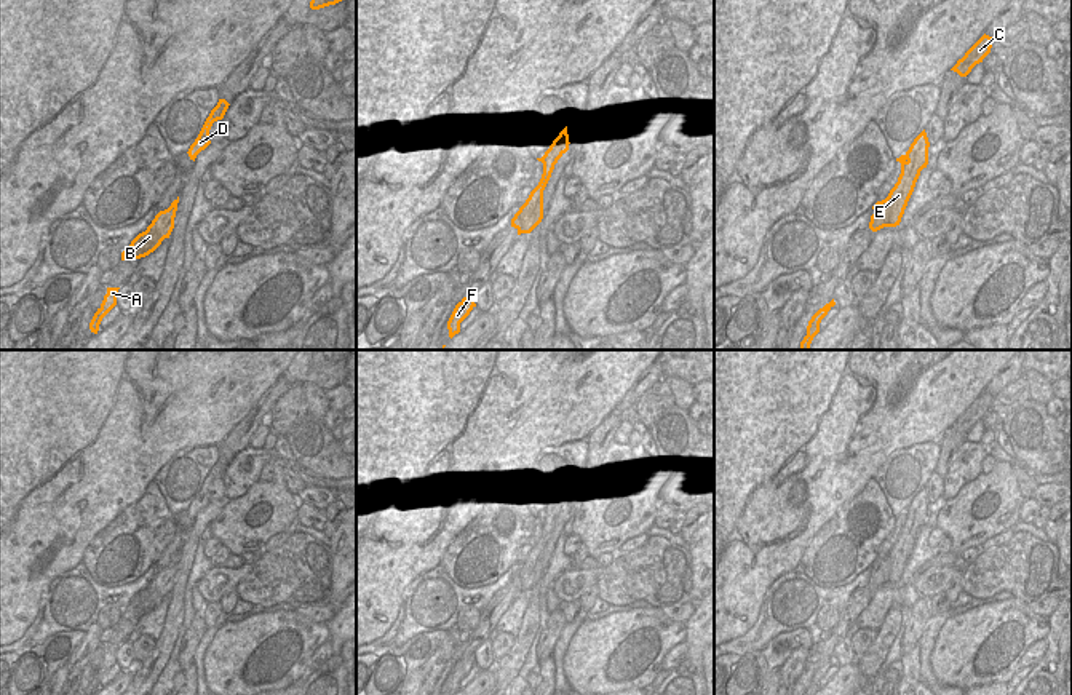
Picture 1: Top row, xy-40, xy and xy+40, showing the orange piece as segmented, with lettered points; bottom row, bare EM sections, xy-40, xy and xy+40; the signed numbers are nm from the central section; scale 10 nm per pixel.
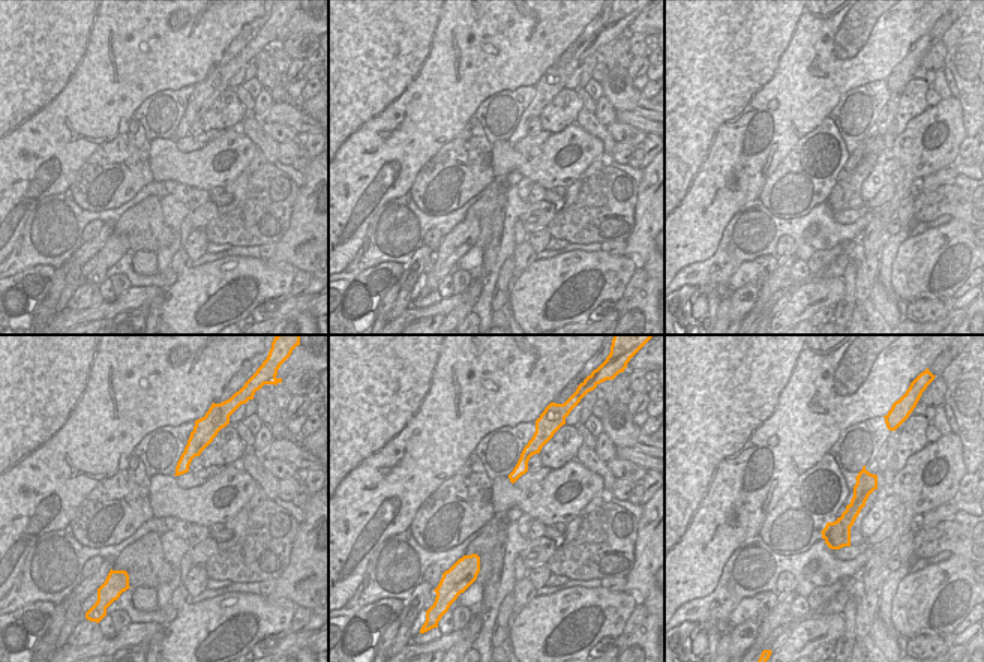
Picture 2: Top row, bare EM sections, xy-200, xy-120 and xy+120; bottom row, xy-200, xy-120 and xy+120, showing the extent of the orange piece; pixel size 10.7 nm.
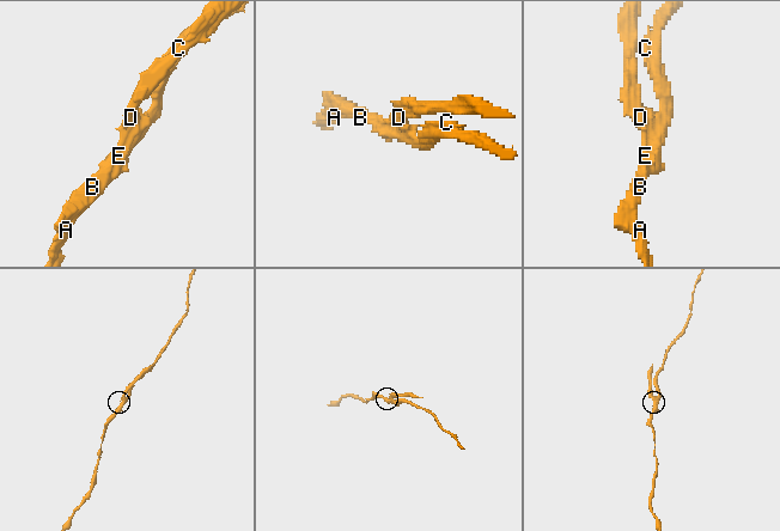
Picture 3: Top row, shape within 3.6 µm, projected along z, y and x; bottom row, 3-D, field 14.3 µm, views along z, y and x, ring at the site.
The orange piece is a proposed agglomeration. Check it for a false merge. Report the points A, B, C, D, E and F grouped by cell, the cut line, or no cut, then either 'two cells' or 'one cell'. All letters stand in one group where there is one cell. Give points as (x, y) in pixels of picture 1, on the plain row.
A B C E F / D | xy+40 (917, 497), (917, 510), (906, 516) | two cells

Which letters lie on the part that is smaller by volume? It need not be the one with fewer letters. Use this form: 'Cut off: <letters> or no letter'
Cut off: D

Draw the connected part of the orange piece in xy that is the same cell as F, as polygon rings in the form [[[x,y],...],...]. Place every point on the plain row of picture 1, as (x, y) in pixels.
[[[474,653],[471,655],[463,655],[454,666],[449,679],[447,679],[447,687],[449,687],[449,695],[454,695],[455,692],[460,690],[460,681],[470,673],[470,669],[476,665],[474,661]]]

